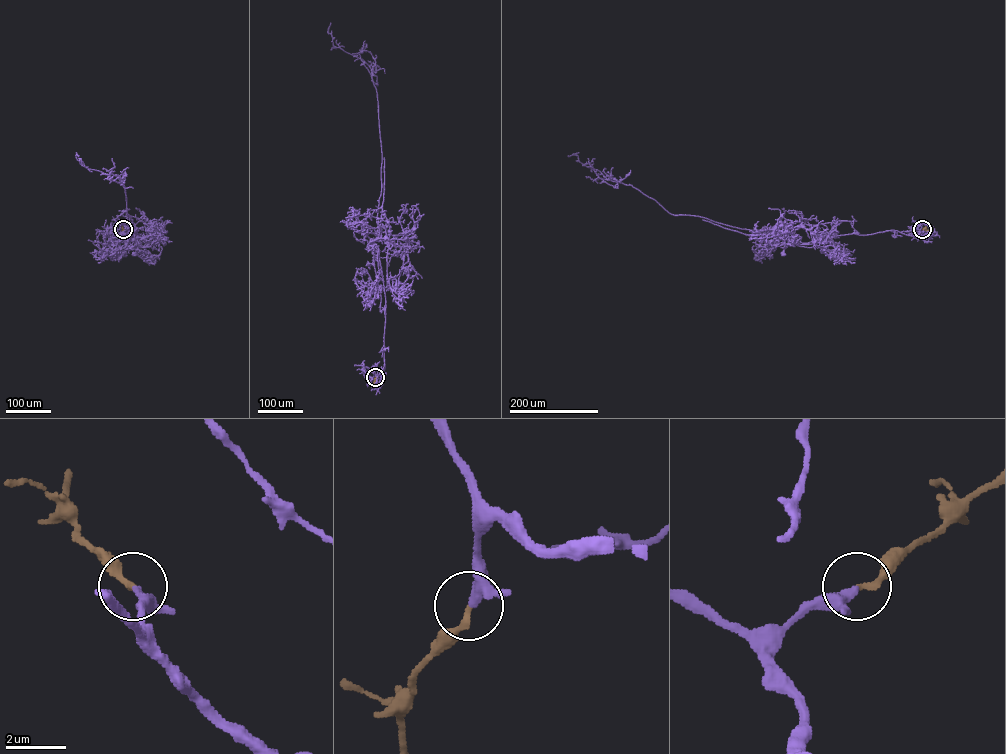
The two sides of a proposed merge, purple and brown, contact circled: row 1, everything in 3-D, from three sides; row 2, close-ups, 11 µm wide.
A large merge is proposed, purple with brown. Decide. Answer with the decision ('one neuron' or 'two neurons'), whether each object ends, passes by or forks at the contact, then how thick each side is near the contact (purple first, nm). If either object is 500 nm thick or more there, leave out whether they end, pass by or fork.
one neuron | purple passes by | brown ends | 240/200 nm

